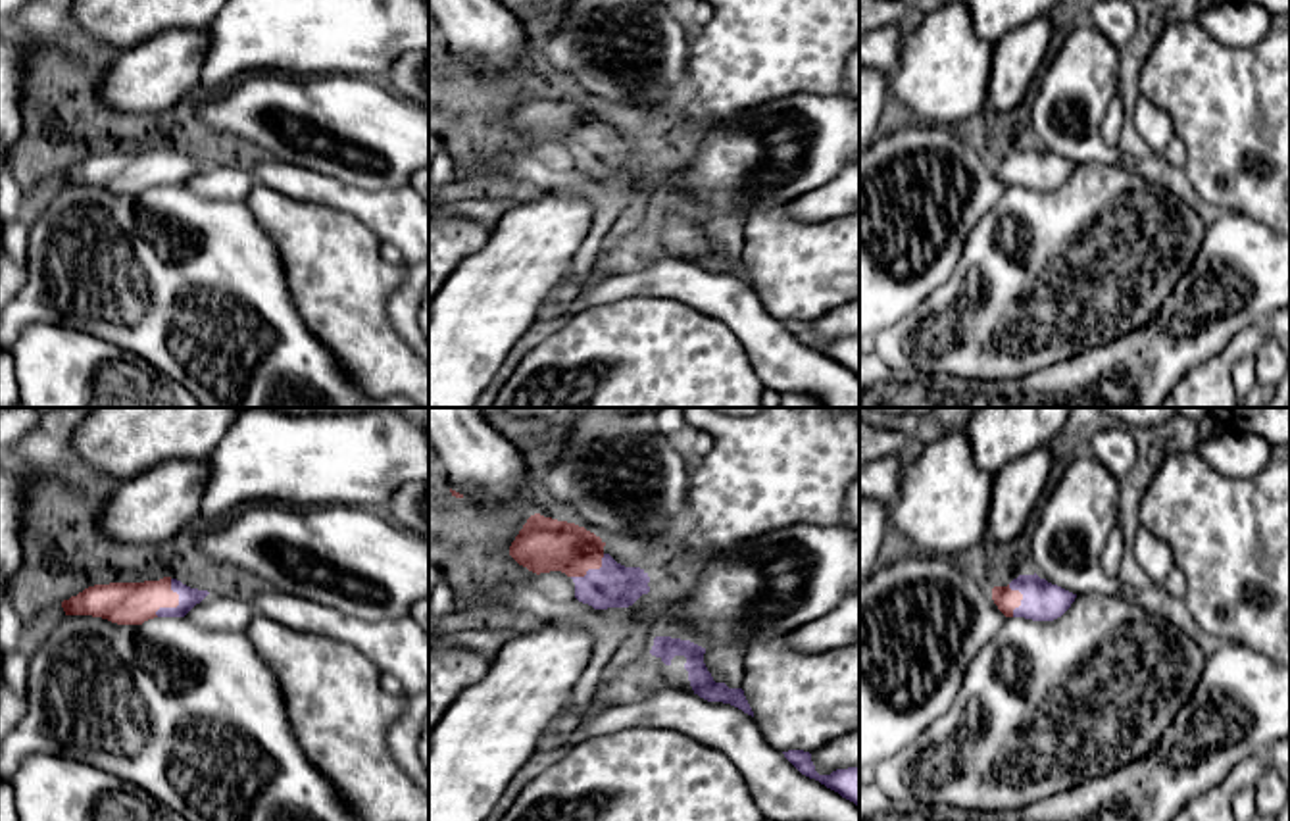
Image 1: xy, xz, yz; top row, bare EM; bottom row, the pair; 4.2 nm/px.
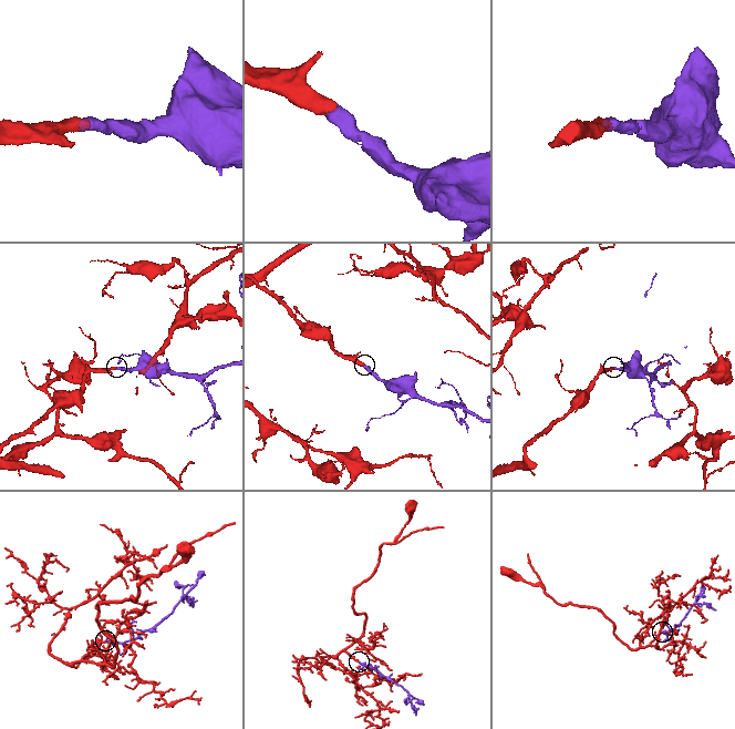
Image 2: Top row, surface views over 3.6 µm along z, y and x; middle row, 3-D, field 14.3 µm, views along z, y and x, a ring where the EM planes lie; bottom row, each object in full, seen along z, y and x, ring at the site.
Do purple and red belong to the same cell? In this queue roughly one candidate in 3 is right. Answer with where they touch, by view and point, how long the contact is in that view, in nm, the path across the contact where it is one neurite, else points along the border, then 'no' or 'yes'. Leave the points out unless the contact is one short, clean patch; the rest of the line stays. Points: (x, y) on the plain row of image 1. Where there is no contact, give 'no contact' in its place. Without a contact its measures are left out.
xy (179, 174) | 170 nm | across xy (189, 166), (179, 174), (120, 172) | yes

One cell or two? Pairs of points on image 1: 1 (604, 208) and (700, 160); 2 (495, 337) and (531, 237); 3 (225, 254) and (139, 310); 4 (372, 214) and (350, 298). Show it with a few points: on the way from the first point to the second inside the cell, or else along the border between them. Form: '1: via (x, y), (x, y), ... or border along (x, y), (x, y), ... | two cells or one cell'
1: via (627, 195), (652, 183), (677, 183) | one cell
2: via (495, 312), (495, 293), (523, 262) | one cell
3: via (204, 275), (197, 283), (166, 283), (160, 289) | one cell
4: border along (327, 206), (352, 214), (381, 241) | two cells

